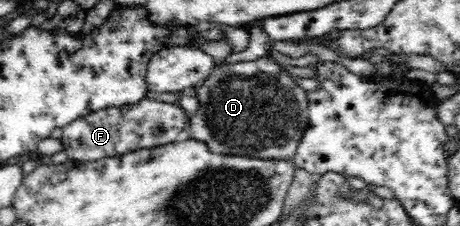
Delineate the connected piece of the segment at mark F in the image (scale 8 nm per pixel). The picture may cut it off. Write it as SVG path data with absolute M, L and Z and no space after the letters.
M145 97L133 105L110 107L91 112L62 127L61 150L70 161L95 161L117 157L138 149L153 148L178 140L185 141L188 115L175 103Z

